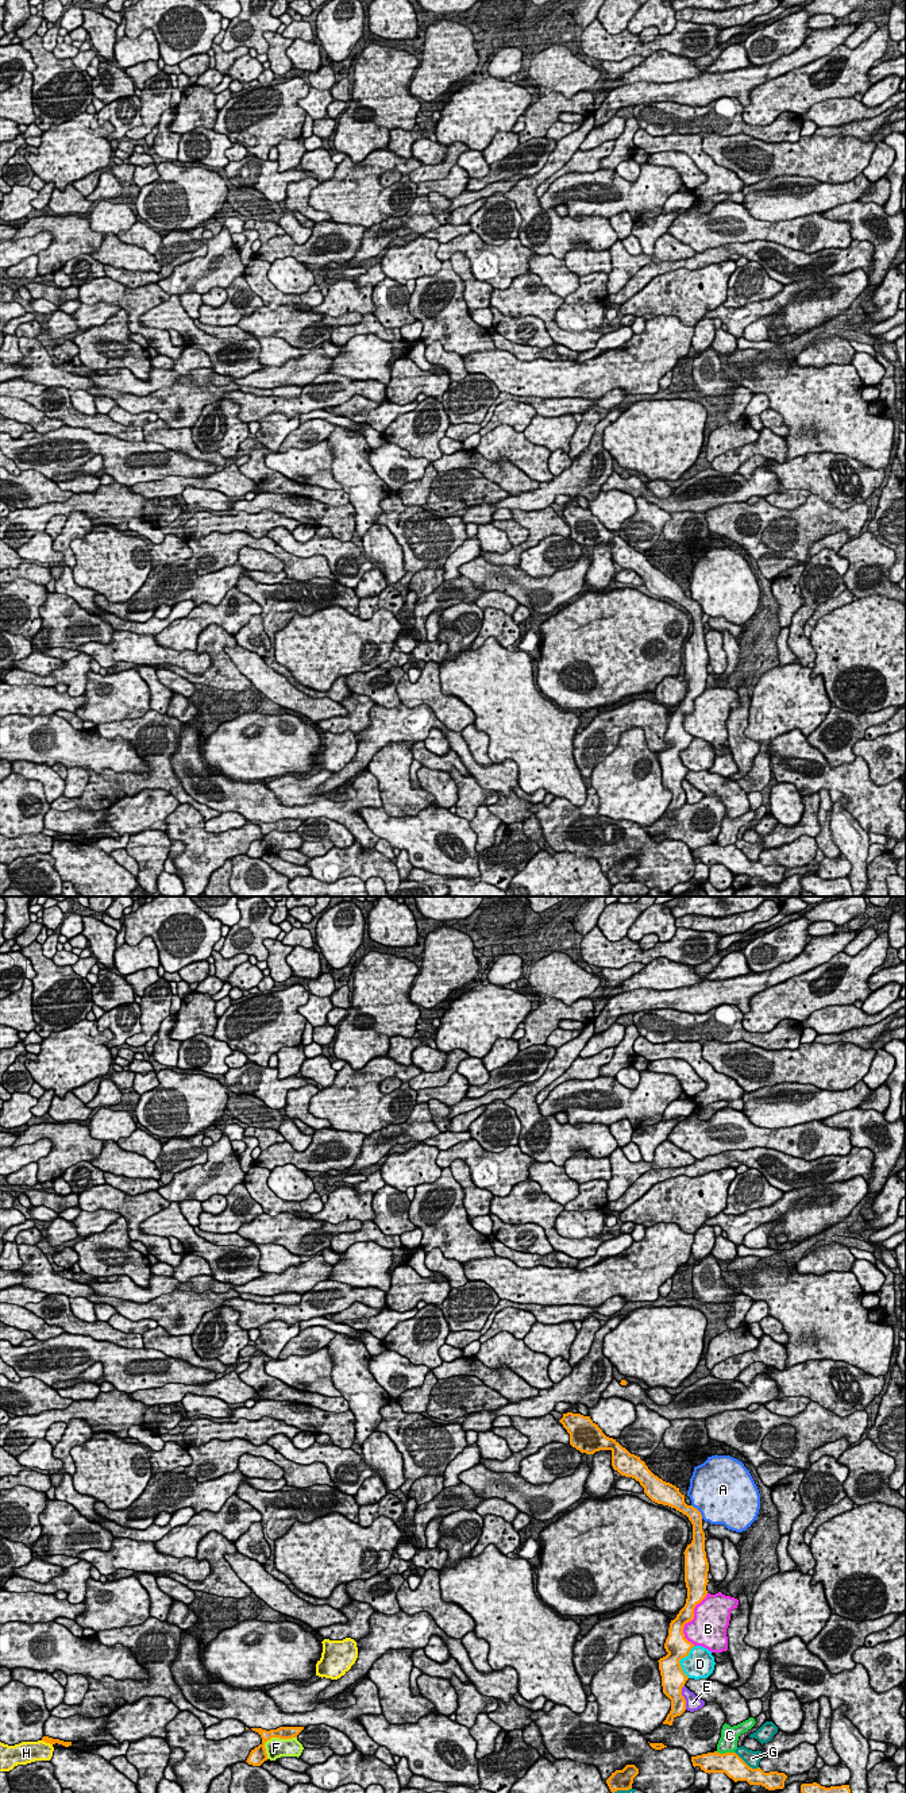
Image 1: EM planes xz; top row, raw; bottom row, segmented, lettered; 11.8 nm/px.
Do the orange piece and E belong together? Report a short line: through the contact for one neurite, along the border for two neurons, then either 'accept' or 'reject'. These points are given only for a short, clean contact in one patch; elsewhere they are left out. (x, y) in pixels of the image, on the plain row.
reject

